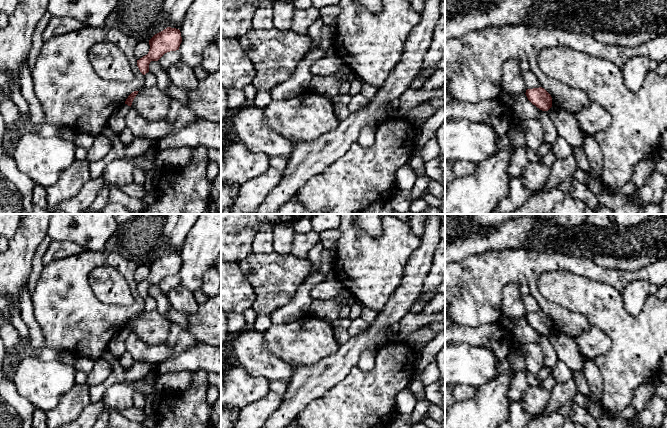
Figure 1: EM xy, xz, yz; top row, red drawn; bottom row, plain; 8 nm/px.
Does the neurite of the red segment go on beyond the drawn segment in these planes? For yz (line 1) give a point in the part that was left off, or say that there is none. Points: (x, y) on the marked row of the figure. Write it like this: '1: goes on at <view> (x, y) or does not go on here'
1: does not go on here

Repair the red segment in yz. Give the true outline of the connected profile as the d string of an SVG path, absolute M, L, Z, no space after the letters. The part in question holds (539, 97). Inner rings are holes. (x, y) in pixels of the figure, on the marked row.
M542 87L527 89L528 100L542 111L548 111L552 107L551 95Z

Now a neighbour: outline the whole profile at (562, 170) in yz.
M573 154L563 160L556 160L550 168L550 176L546 184L539 192L544 192L559 187L559 185L564 181L573 178L577 168L577 159Z

